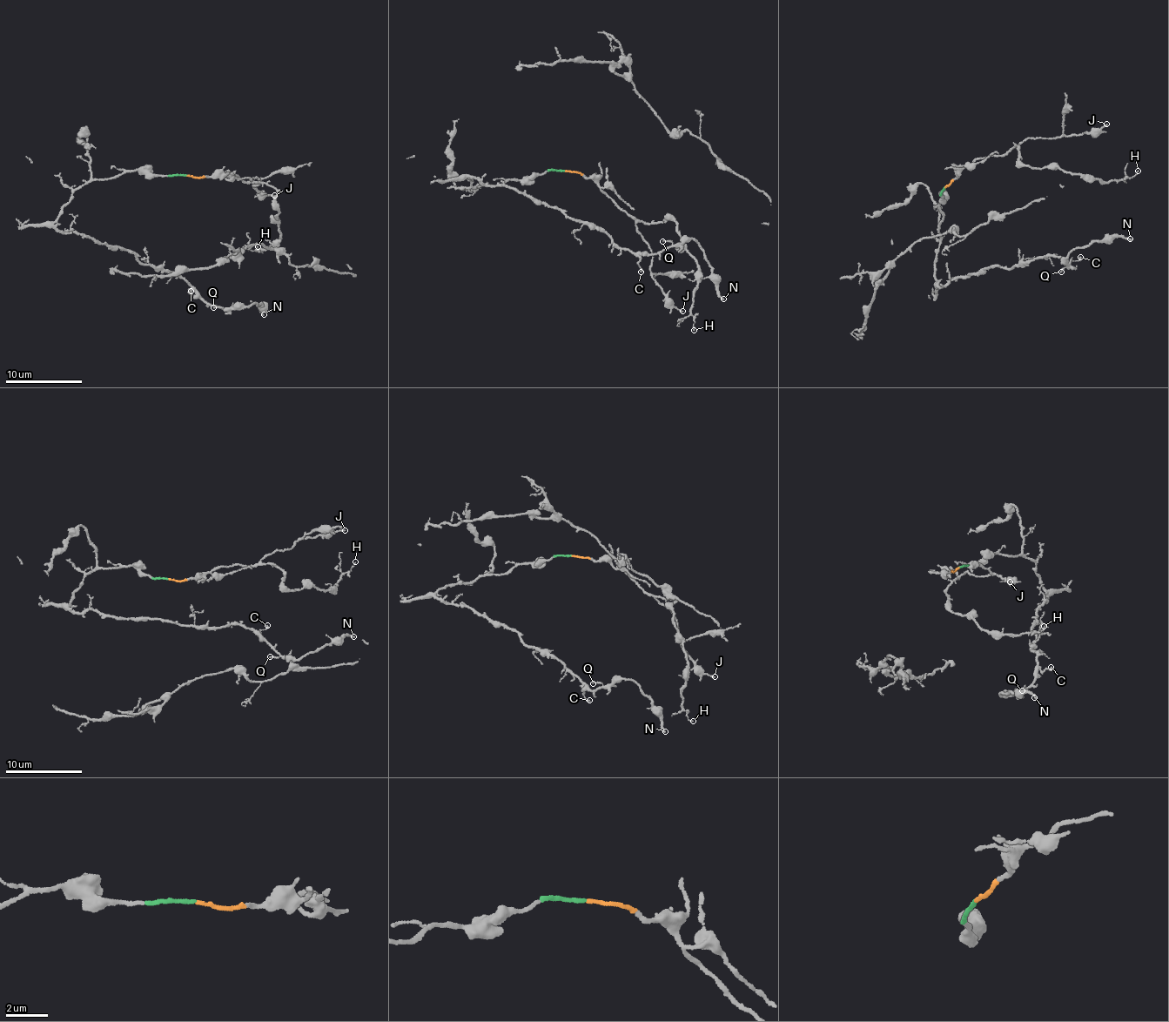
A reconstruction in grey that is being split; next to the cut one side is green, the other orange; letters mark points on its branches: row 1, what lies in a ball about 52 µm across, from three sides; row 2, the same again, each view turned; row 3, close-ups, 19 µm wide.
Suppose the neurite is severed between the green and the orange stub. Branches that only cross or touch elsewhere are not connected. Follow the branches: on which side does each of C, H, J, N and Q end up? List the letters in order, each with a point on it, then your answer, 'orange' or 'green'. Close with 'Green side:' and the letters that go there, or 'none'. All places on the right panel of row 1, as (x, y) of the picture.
C: (1080, 257) | green
H: (1138, 171) | orange
J: (1106, 124) | orange
N: (1130, 238) | green
Q: (1061, 272) | green
Green side: C, N, Q

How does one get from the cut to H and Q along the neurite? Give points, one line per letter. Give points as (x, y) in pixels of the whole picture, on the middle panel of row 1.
H: (564, 171), (594, 178), (636, 220), (676, 223), (682, 248), (695, 260), (694, 331)
Q: (564, 171), (498, 186), (471, 186), (467, 177), (594, 223), (638, 253), (673, 244), (662, 241)

